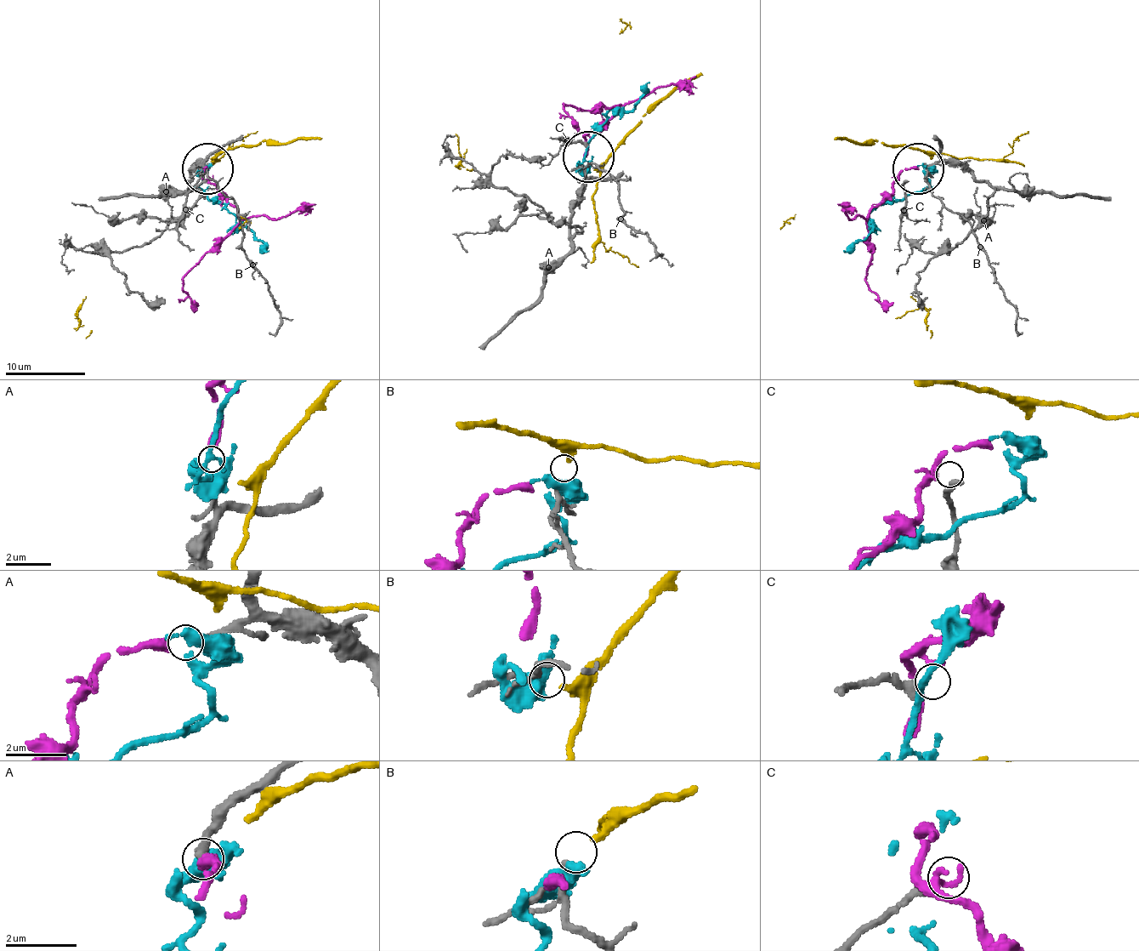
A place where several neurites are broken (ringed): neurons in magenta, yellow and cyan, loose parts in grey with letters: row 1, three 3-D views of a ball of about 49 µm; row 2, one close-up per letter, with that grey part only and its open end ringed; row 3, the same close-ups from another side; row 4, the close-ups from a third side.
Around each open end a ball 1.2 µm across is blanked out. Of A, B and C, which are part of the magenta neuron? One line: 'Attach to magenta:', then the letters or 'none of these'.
Attach to magenta: A

